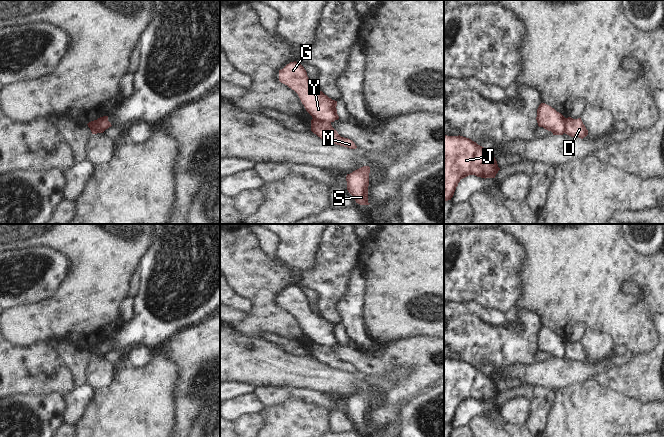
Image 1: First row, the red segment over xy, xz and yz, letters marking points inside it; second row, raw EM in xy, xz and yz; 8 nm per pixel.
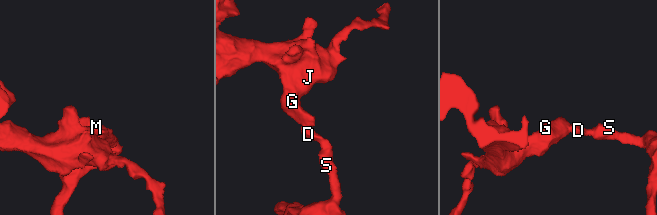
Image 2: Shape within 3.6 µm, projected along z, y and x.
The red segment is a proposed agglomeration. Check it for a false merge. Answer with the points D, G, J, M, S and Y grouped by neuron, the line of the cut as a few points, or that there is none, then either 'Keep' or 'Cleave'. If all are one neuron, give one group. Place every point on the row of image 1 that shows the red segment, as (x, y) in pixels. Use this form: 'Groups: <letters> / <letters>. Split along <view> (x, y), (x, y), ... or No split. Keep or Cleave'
Groups: D M S / G J Y. Split along xz (313, 118), (330, 123). Cleave

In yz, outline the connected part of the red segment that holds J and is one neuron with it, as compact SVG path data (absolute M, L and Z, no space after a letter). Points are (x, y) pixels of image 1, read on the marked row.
M444 135L444 201L451 200L461 179L475 175L481 178L495 178L500 168L492 151L463 136Z

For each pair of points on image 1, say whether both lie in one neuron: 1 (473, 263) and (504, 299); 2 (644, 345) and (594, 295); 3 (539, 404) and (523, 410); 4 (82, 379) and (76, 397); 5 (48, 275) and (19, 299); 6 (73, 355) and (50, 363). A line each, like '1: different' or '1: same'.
1: same
2: same
3: different
4: different
5: same
6: different

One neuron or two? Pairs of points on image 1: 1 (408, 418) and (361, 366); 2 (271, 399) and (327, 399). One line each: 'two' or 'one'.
1: two
2: one

